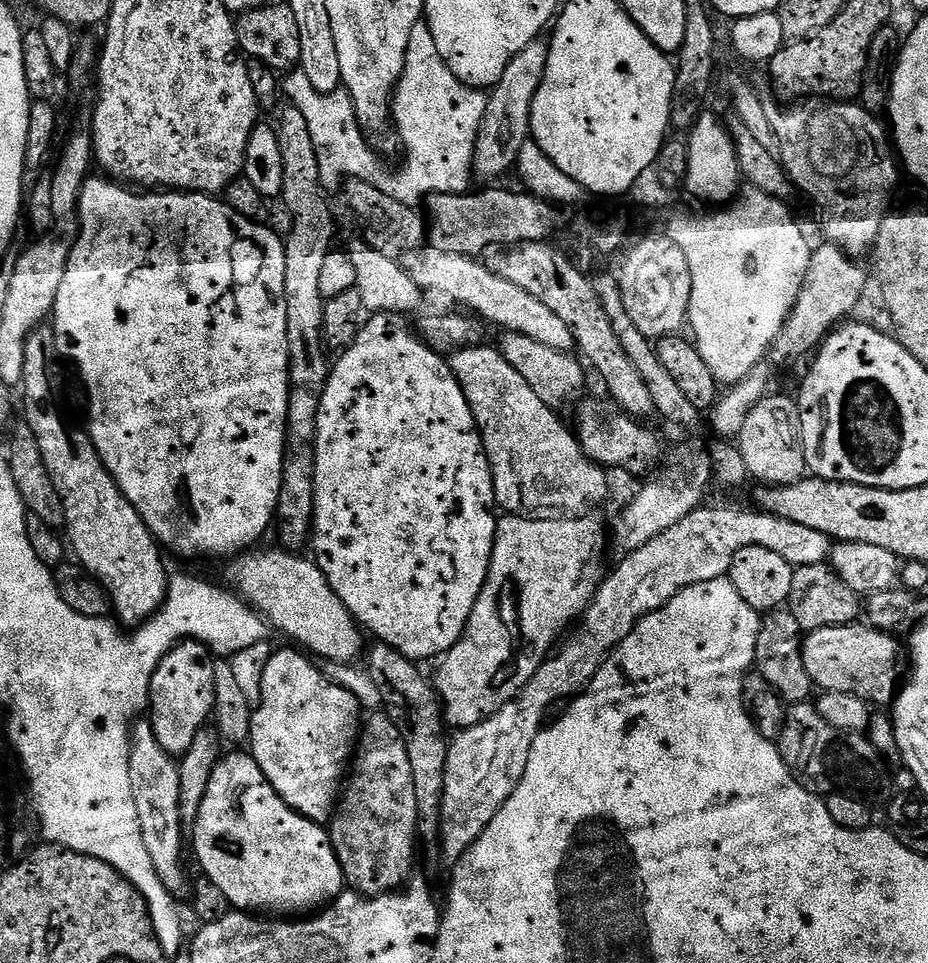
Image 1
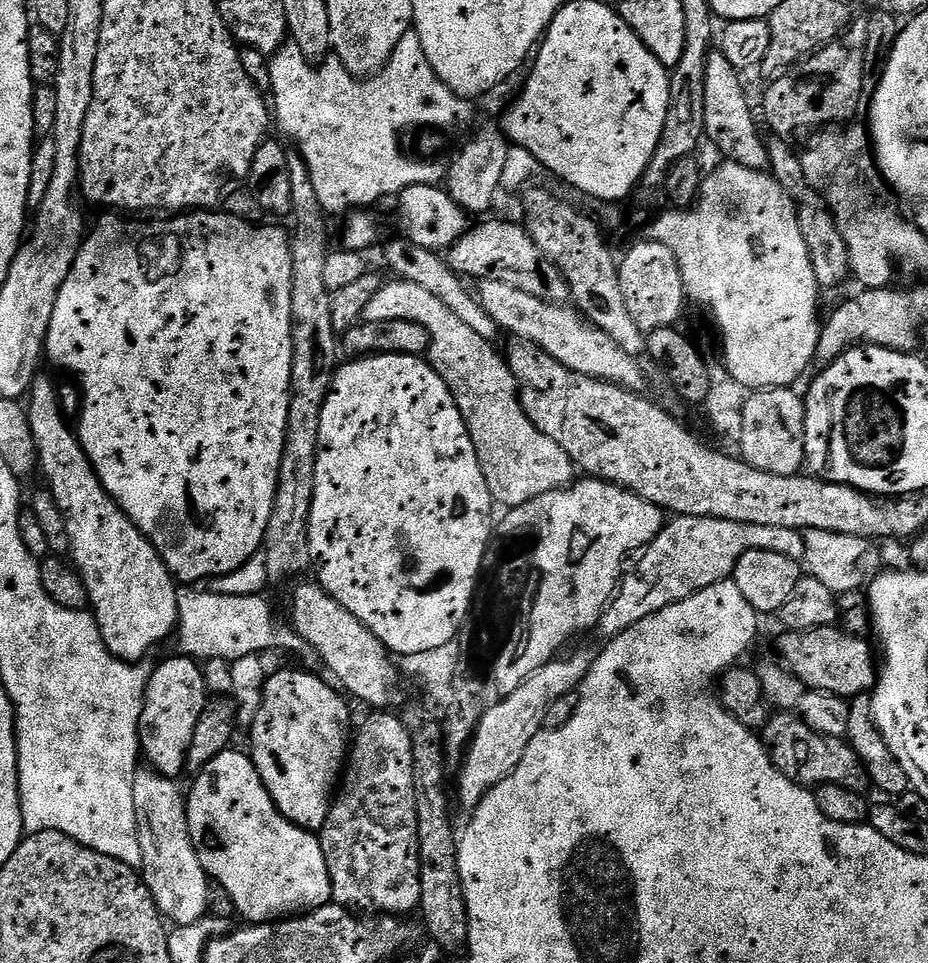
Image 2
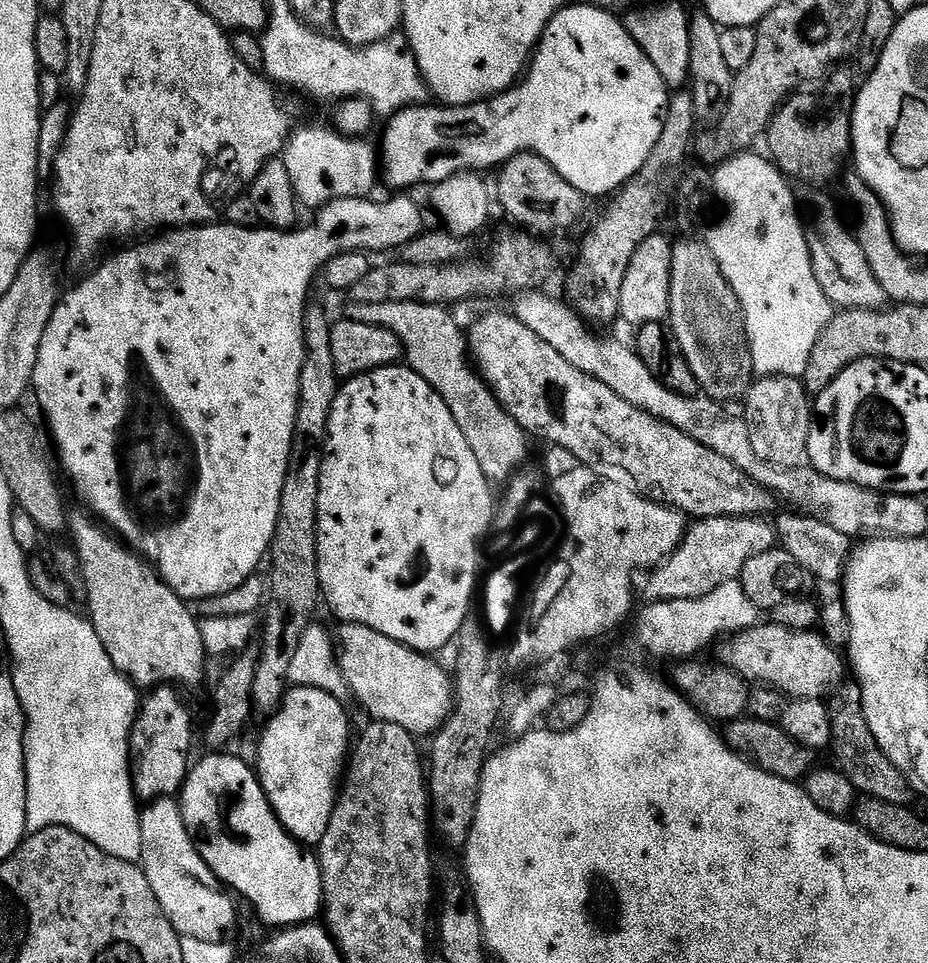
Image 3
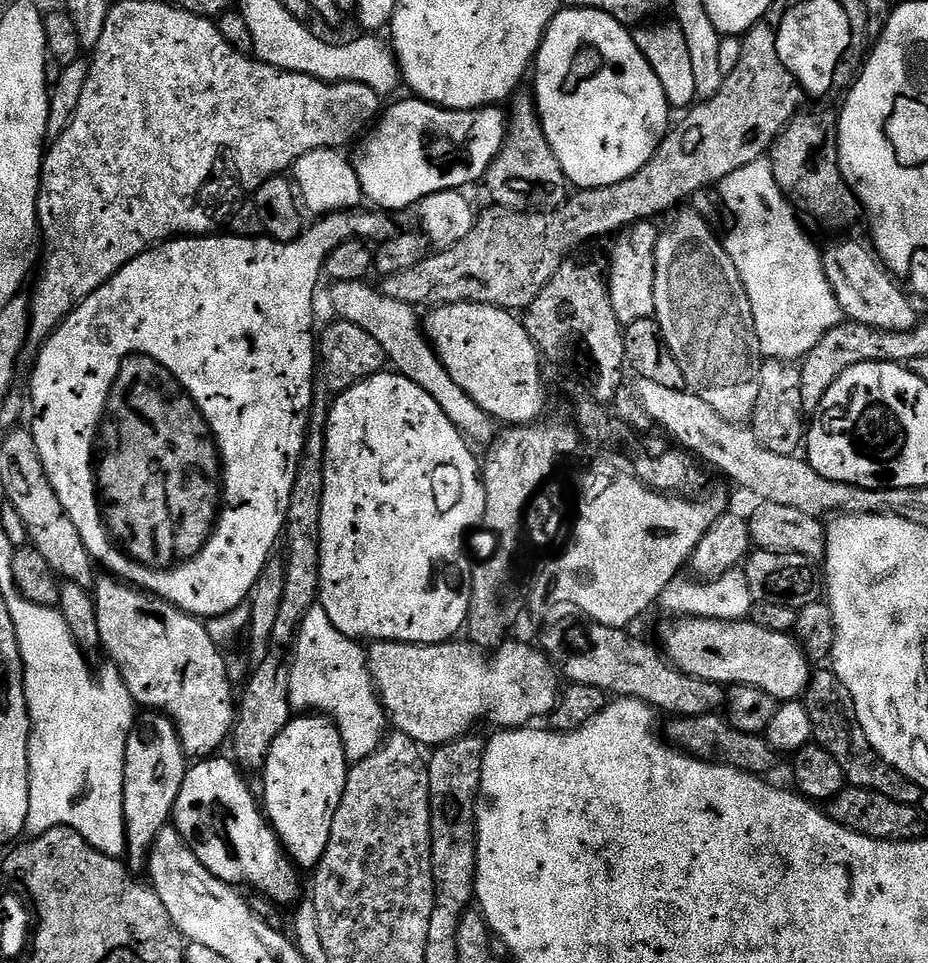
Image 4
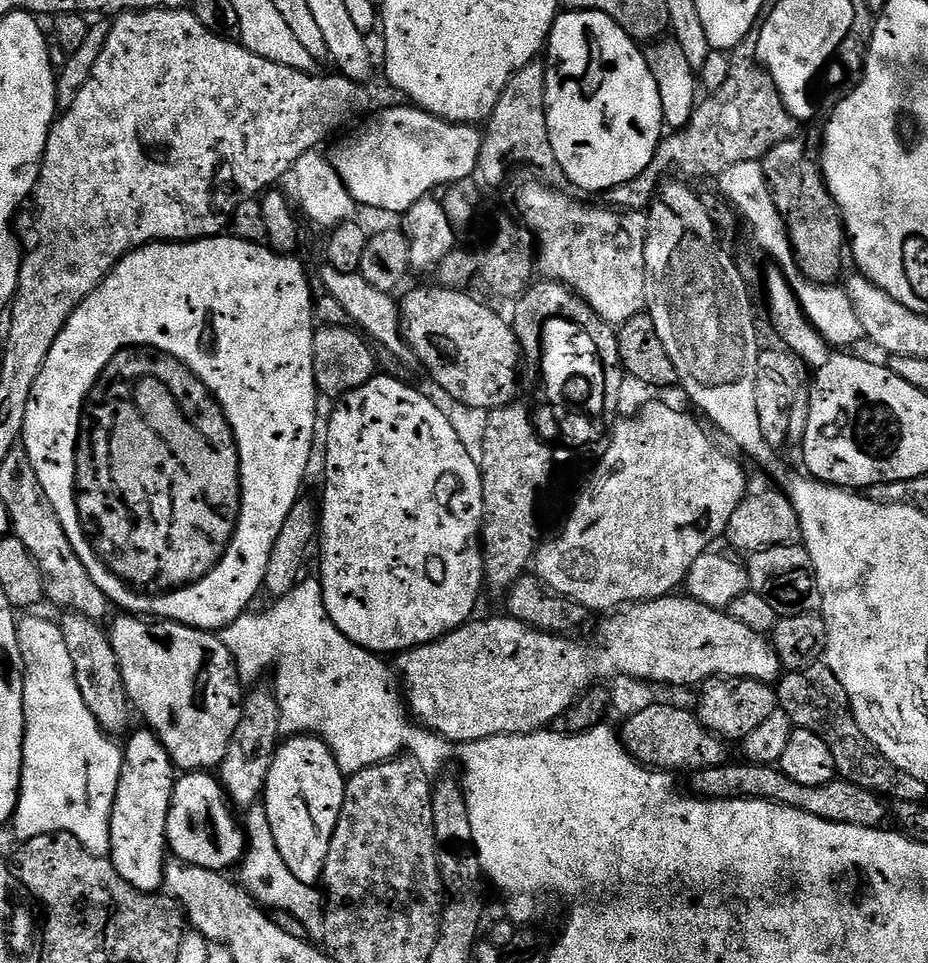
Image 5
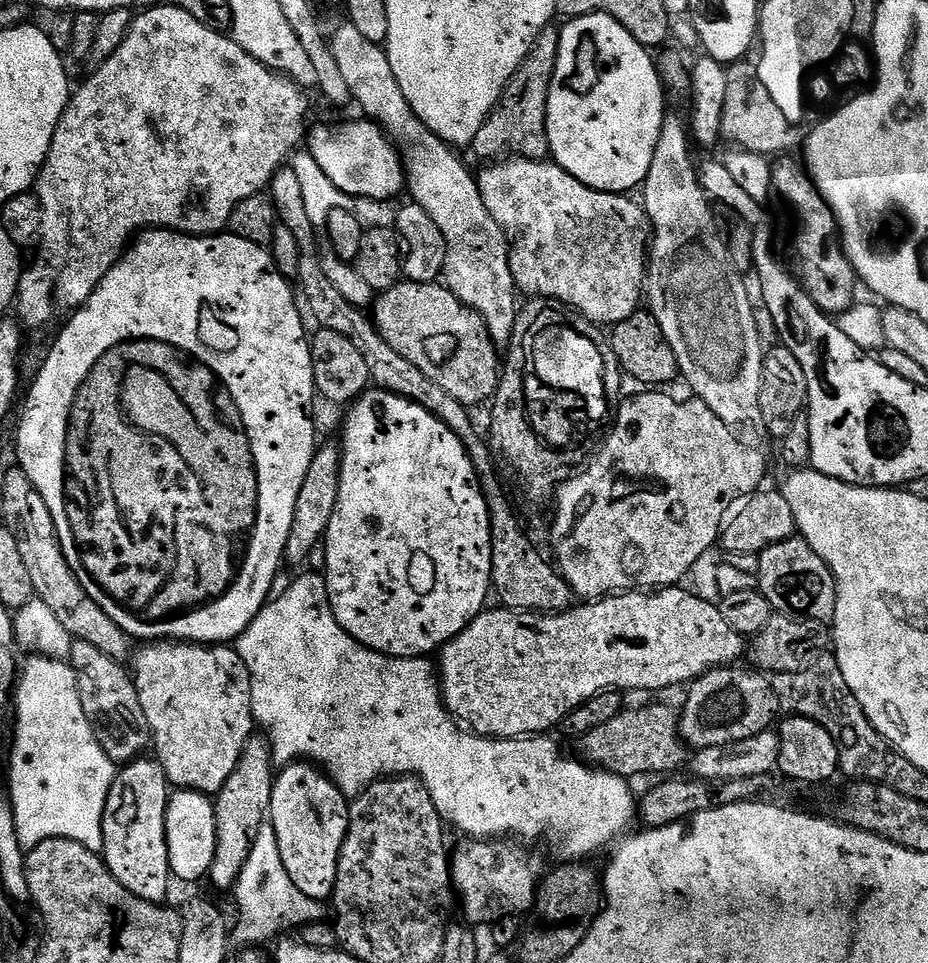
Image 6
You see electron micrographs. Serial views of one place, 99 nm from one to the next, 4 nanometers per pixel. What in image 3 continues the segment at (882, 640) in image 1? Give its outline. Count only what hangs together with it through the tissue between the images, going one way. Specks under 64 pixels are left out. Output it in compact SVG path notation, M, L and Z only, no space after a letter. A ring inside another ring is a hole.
M760 622L755 628L748 628L719 641L715 652L715 659L719 663L738 673L746 682L767 686L794 700L827 697L841 683L839 680L844 672L846 676L846 660L841 649L828 643L816 630L786 630L771 622Z

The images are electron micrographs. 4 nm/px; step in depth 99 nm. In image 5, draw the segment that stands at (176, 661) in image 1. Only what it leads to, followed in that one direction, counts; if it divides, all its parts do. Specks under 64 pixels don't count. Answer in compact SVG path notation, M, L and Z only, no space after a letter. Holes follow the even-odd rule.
M133 731L127 737L128 745L125 743L122 748L122 774L118 778L110 818L110 859L127 884L143 892L159 893L164 882L168 811L172 805L172 791L178 772L170 754L166 754L166 746L162 746L155 732L143 731Z

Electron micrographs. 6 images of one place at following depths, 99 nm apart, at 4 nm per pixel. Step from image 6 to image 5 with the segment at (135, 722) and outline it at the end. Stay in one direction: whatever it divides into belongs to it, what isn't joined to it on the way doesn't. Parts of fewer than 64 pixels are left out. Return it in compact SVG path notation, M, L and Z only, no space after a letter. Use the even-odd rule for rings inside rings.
M65 611L58 623L62 638L70 649L70 662L74 662L74 676L78 678L78 690L82 690L82 702L94 714L100 727L109 734L127 733L128 723L134 720L134 709L128 703L124 679L118 666L118 658L112 649L112 637L99 623L76 611Z

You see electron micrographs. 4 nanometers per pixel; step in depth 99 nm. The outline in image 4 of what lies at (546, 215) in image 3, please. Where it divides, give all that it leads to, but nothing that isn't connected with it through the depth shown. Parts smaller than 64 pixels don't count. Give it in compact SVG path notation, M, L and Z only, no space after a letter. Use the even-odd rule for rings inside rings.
M520 90L511 97L510 103L507 105L508 108L508 129L504 132L504 141L499 141L498 147L495 149L492 157L492 165L488 168L487 172L484 173L484 179L482 181L483 187L488 187L488 192L493 196L495 203L501 208L515 208L517 210L551 210L553 208L559 208L570 195L570 185L568 180L564 177L564 171L562 166L558 162L558 158L554 158L554 150L550 150L550 142L546 138L544 133L544 127L540 121L540 115L536 109L536 97L531 91L524 92Z

